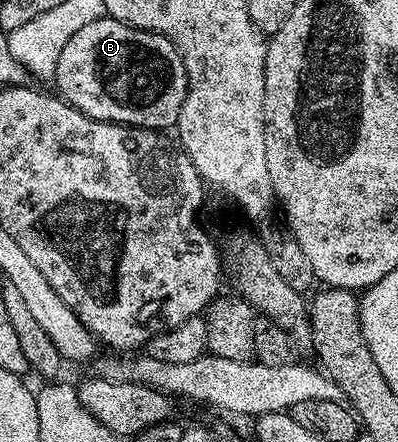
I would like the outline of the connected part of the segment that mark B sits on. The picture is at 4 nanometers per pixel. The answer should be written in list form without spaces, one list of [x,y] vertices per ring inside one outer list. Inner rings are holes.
[[[107,16],[86,24],[86,28],[78,28],[78,32],[66,40],[66,48],[62,48],[62,56],[58,56],[55,78],[59,97],[83,114],[99,115],[99,110],[107,104],[109,98],[120,106],[137,106],[144,110],[150,121],[161,122],[168,128],[175,127],[188,91],[188,73],[184,61],[169,38],[152,30],[139,30],[128,22],[119,22],[117,18]]]

